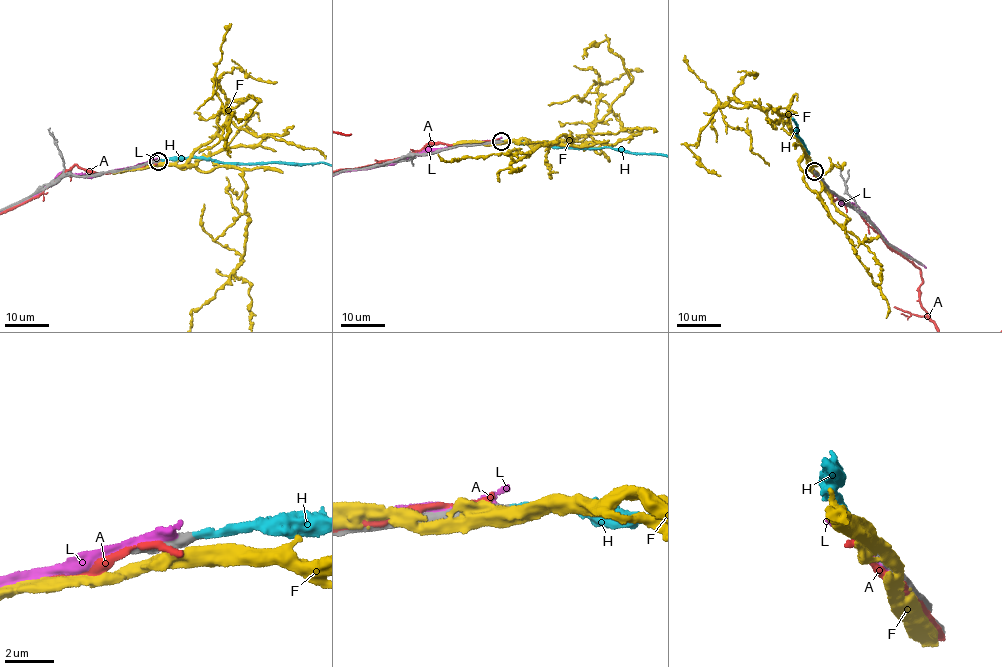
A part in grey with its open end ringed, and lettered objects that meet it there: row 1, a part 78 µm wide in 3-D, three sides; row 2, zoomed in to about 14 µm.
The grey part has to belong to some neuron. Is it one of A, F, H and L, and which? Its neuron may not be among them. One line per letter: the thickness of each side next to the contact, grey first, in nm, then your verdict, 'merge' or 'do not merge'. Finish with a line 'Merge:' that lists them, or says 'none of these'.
A: 480/200 nm | do not merge
F: 480/600 nm | do not merge
H: 440/320 nm | merge
L: 480/340 nm | do not merge
Merge: H

